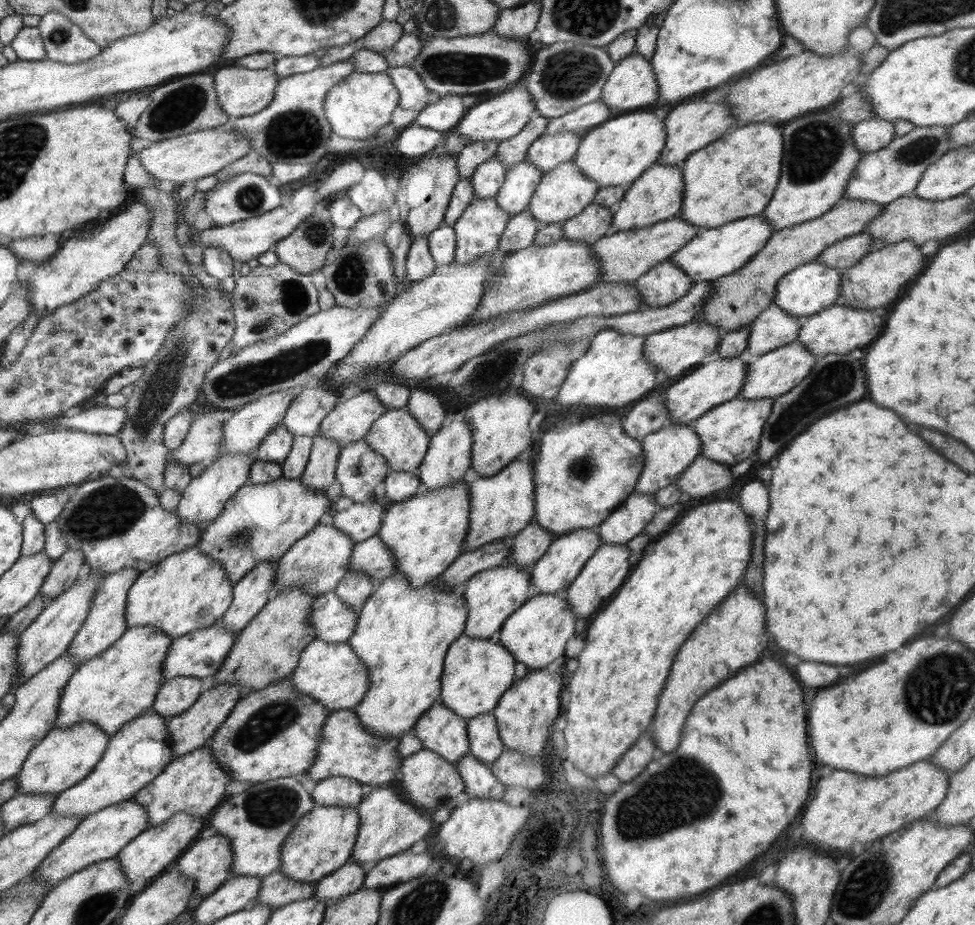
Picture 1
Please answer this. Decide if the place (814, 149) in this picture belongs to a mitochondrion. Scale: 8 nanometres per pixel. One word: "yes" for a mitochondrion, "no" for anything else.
yes

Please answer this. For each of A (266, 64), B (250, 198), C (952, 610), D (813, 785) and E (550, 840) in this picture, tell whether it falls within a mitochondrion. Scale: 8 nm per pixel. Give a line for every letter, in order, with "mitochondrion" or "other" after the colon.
A: other
B: mitochondrion
C: other
D: other
E: other

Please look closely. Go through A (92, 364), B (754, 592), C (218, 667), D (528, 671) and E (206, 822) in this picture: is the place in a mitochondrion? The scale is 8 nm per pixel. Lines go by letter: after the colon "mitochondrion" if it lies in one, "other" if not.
A: other
B: other
C: other
D: other
E: other

